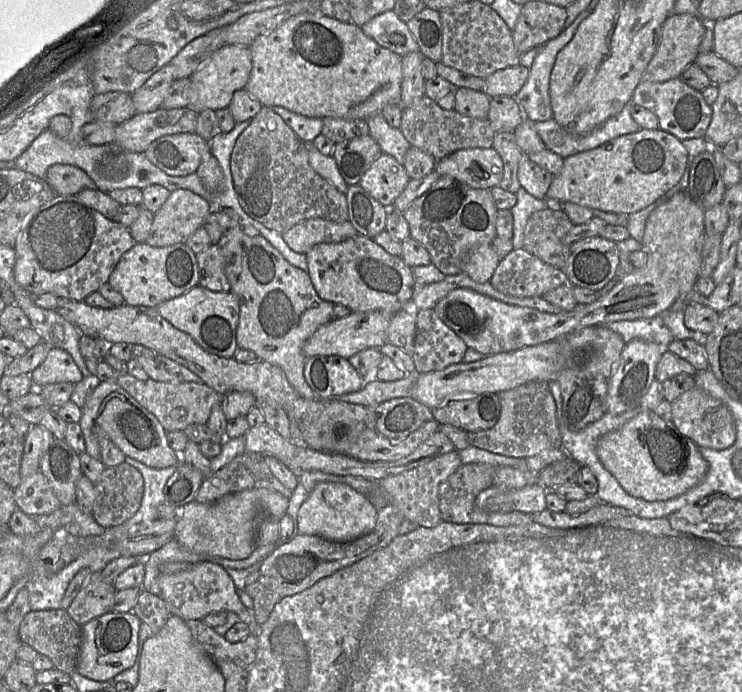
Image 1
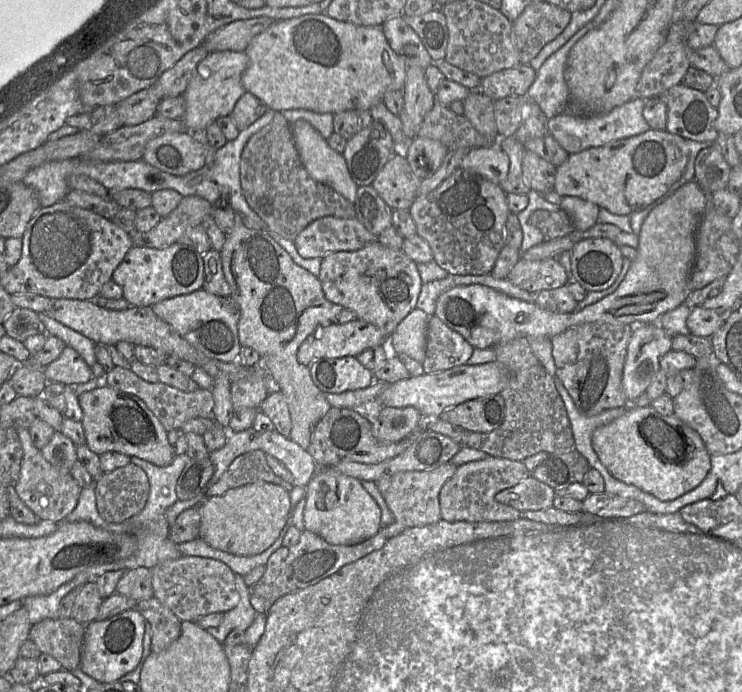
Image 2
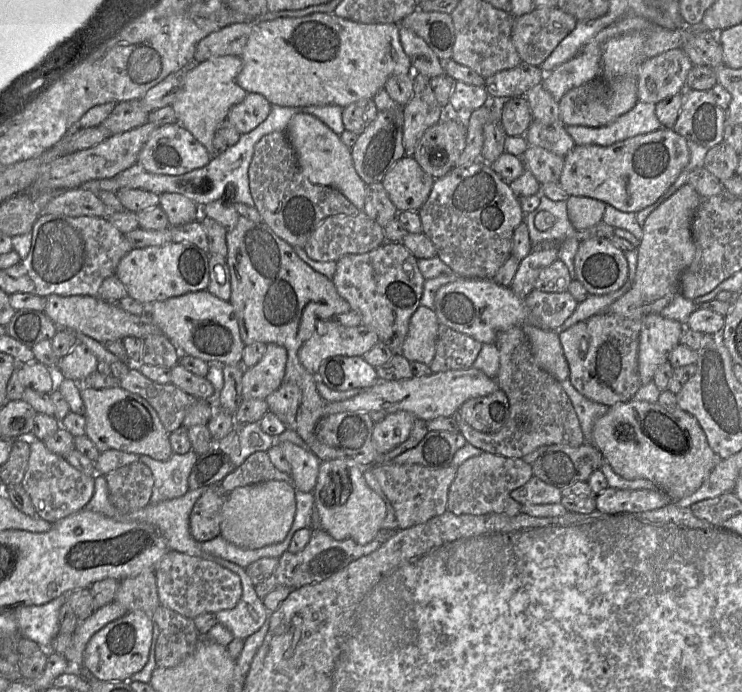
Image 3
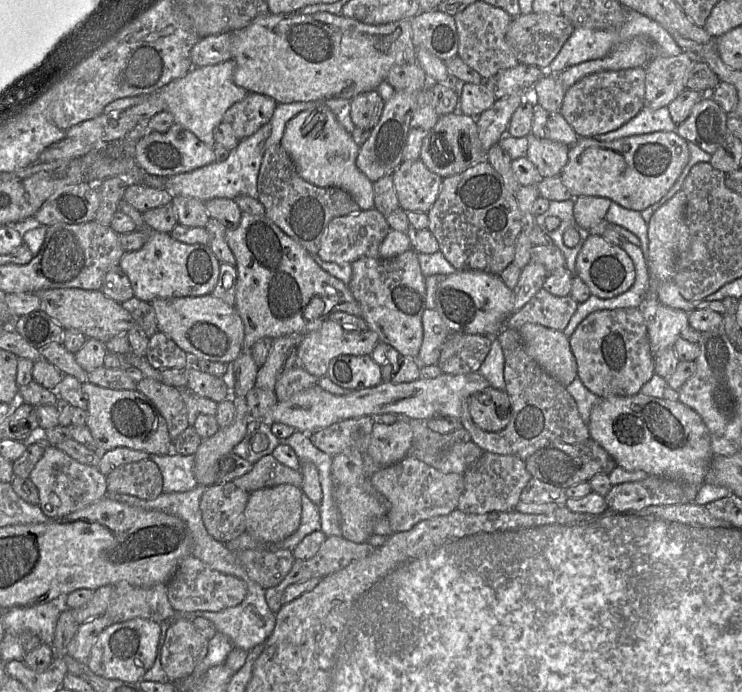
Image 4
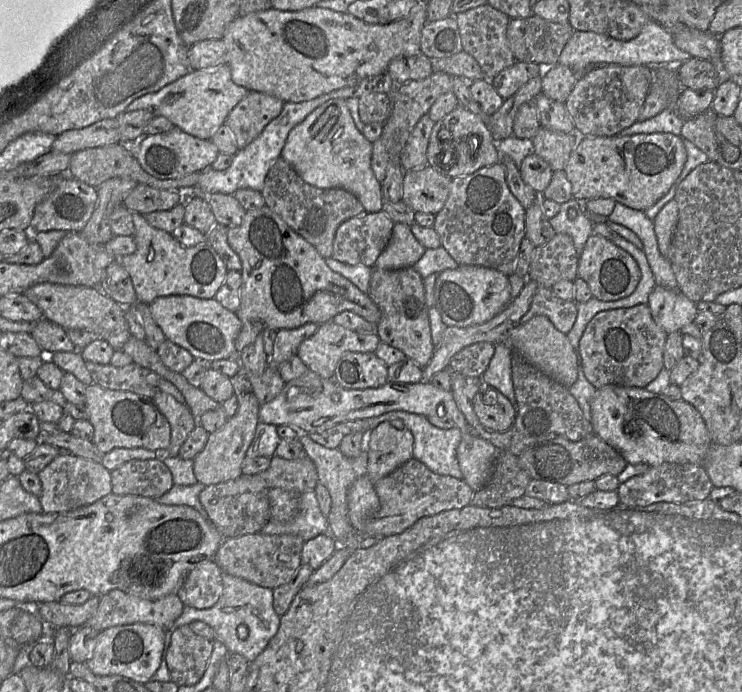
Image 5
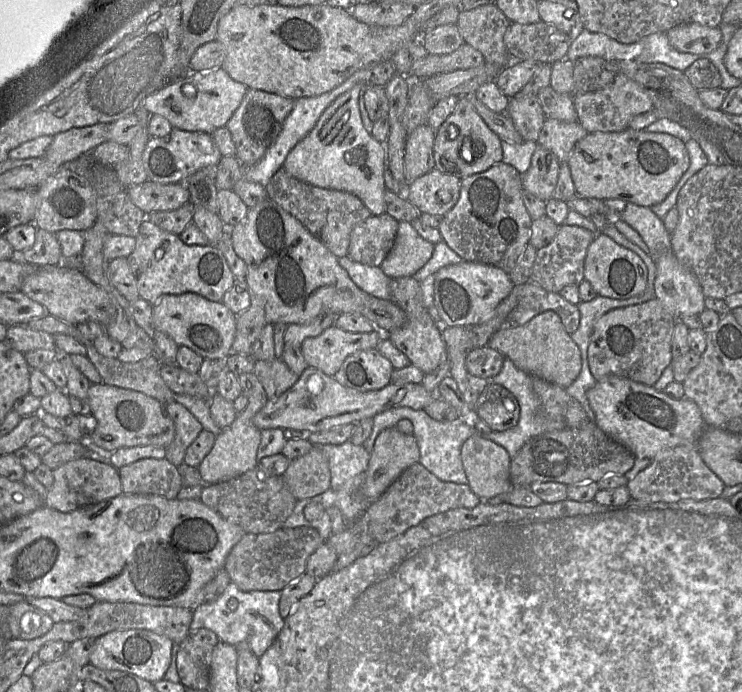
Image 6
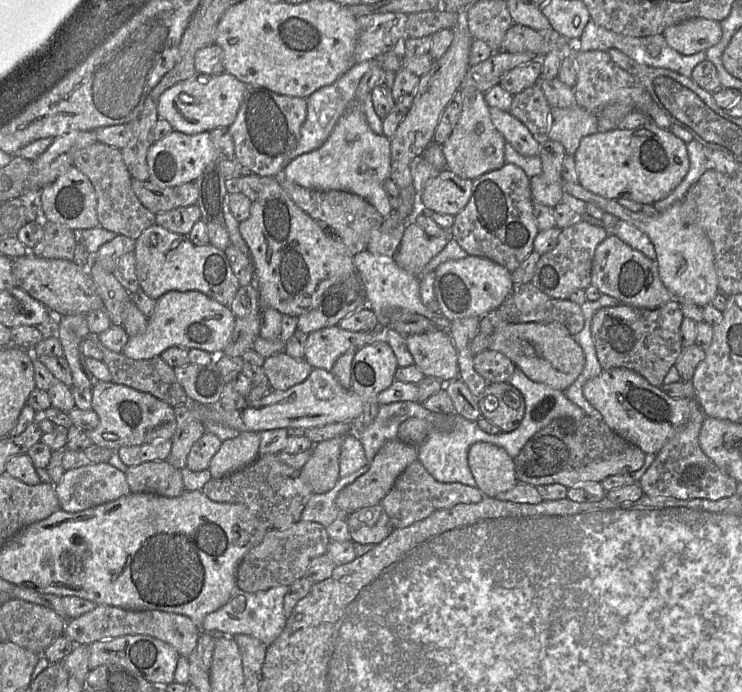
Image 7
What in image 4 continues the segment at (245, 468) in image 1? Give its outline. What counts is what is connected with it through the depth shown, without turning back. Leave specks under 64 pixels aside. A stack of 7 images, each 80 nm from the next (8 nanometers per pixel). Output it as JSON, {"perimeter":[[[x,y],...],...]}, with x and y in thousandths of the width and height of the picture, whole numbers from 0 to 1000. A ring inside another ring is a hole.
{"perimeter":[[[361,656],[348,663],[340,678],[319,689],[314,698],[336,711],[377,699],[406,702],[408,688],[402,676],[392,676],[377,669],[368,658]]]}

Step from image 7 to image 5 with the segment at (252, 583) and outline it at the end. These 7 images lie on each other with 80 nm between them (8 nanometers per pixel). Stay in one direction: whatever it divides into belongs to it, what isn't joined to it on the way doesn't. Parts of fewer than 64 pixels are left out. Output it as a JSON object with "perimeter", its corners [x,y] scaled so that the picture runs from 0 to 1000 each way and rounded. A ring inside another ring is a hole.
{"perimeter":[[[352,769],[332,772],[315,777],[302,777],[292,799],[290,812],[301,827],[326,835],[353,848],[372,850],[389,841],[407,816],[406,798],[410,788],[407,776],[395,772],[356,772]]]}

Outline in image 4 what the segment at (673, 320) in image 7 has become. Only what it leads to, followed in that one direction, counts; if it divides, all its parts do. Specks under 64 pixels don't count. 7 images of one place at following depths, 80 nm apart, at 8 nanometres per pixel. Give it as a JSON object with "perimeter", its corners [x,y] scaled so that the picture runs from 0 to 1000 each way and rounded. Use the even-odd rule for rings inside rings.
{"perimeter":[[[860,444],[796,452],[767,487],[767,497],[778,523],[778,545],[795,566],[811,577],[857,571],[883,540],[883,514]]]}

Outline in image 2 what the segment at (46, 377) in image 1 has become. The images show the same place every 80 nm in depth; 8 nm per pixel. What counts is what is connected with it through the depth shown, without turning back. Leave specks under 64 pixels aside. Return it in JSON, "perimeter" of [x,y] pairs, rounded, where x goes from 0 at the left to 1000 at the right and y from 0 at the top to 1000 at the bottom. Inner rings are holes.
{"perimeter":[[[88,501],[80,516],[58,532],[65,552],[104,556],[124,546],[123,530],[96,501]]]}

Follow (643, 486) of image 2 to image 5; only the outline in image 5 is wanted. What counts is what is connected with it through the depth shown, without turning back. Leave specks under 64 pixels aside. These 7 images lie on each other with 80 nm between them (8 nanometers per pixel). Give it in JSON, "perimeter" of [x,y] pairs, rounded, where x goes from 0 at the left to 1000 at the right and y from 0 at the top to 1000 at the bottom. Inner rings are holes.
{"perimeter":[[[819,556],[805,562],[796,578],[799,623],[827,646],[848,671],[869,669],[885,673],[894,669],[947,671],[960,645],[953,616],[937,588],[916,577],[904,578],[895,569],[883,569],[861,559]]]}

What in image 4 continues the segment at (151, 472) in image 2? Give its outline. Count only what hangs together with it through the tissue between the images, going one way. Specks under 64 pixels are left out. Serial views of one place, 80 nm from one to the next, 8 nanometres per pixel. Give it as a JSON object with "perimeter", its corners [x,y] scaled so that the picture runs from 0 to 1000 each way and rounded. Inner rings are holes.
{"perimeter":[[[232,652],[199,663],[209,668],[218,684],[220,712],[255,710],[267,699],[260,682],[261,656],[244,658]]]}

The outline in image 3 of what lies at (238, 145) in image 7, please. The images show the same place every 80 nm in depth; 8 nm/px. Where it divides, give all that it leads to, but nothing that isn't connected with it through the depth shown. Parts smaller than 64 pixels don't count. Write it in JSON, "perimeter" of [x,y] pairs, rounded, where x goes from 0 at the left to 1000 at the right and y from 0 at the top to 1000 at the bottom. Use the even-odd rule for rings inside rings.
{"perimeter":[[[334,134],[329,145],[311,156],[306,173],[326,195],[338,191],[363,166],[367,152],[348,134]]]}

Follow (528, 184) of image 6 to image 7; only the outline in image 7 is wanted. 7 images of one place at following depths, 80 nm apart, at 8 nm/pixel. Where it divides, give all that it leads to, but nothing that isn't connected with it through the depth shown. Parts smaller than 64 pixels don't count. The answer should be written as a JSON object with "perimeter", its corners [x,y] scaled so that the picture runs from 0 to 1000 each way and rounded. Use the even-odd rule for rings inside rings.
{"perimeter":[[[737,202],[728,207],[725,227],[730,247],[714,257],[717,289],[722,293],[747,301],[757,289],[759,262],[757,236],[763,220],[755,205]]]}

